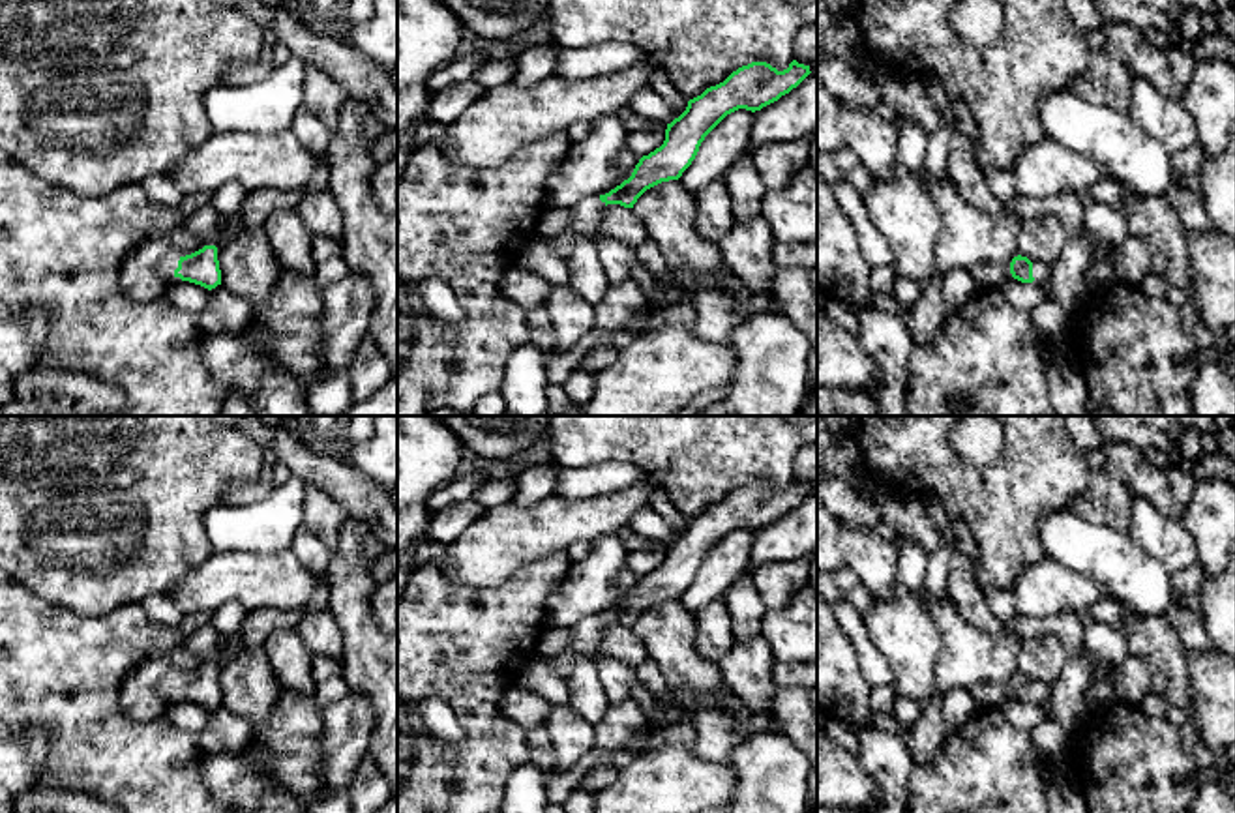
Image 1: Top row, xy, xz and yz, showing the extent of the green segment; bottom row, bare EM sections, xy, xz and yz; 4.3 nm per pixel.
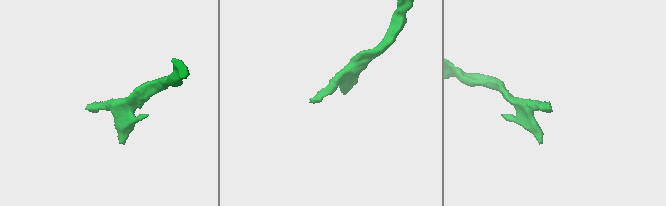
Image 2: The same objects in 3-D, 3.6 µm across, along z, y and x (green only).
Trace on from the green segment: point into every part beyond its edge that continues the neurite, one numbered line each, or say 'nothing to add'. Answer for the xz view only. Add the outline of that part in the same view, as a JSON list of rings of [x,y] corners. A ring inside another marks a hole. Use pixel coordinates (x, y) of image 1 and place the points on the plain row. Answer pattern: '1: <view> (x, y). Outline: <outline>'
1: xz (581, 639). Outline: [[[605,611],[609,613],[609,611]],[[596,613],[570,629],[566,629],[566,643],[564,648],[558,656],[551,658],[555,671],[568,682],[572,674],[573,661],[579,656],[596,659],[598,656],[598,646],[605,629],[605,622],[600,620],[602,614],[605,613]]]

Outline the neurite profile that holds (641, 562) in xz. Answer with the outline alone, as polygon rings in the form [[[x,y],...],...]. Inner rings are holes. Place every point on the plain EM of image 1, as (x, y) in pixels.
[[[654,541],[650,549],[630,551],[626,556],[626,564],[639,577],[648,575],[650,571],[663,564],[665,549],[667,549],[665,543]]]

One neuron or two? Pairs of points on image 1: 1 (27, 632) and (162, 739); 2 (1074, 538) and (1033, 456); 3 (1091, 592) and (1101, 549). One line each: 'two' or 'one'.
1: one
2: two
3: two

